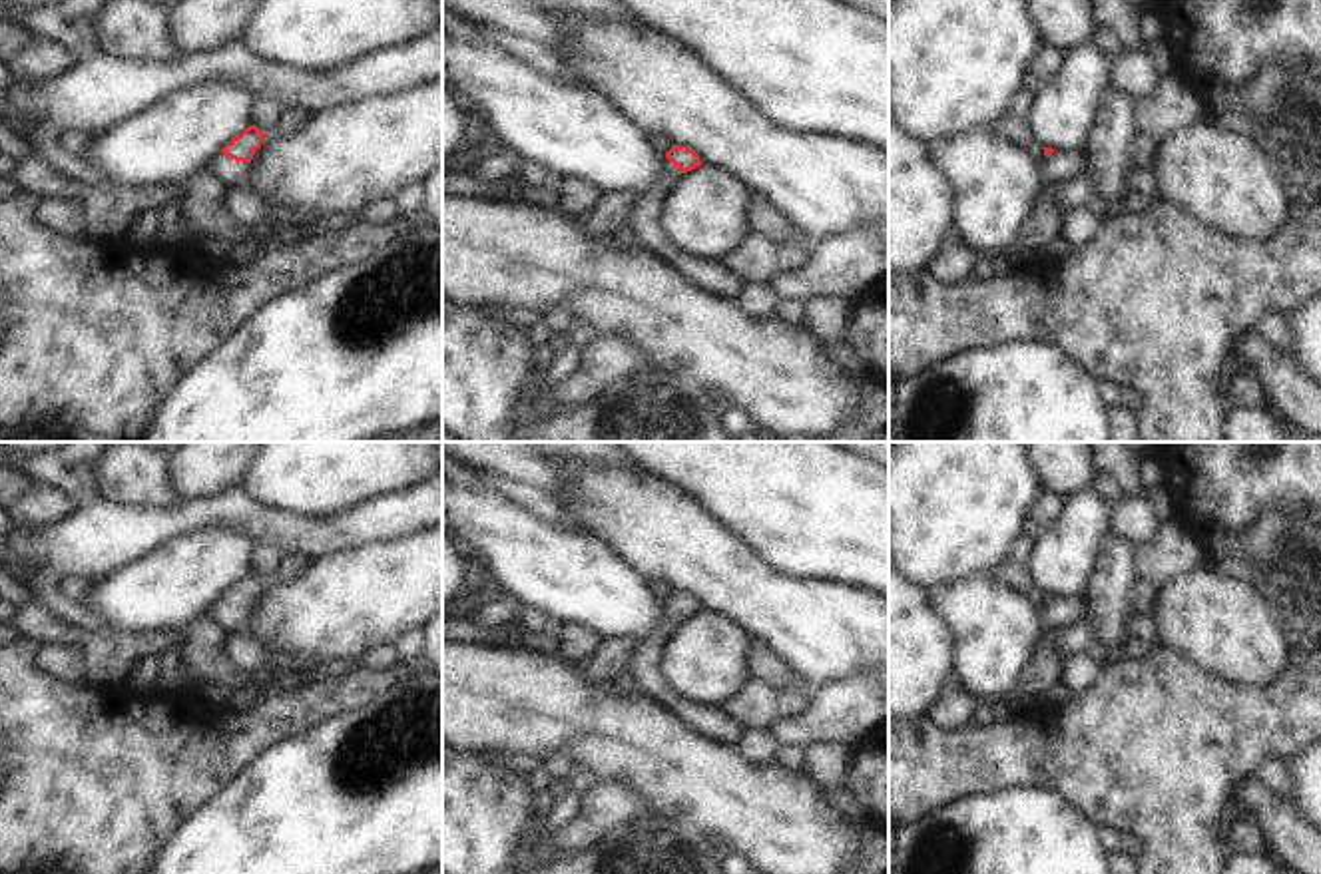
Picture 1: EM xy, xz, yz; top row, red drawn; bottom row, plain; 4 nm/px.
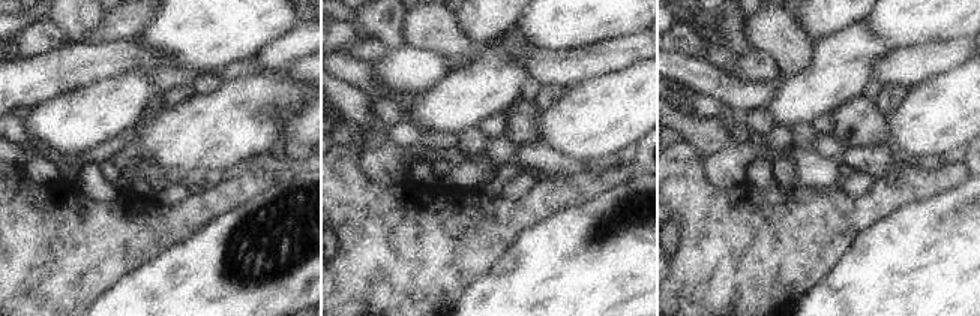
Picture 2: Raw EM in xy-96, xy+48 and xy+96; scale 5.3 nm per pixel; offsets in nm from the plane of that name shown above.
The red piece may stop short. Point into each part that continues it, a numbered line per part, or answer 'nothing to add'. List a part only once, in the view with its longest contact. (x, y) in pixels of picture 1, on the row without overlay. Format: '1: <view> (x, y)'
1: xy (228, 618)

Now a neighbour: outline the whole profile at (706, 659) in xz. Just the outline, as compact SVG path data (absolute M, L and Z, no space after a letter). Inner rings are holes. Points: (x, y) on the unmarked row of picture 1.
M719 615L687 617L661 649L661 675L683 699L721 707L749 679L749 633Z

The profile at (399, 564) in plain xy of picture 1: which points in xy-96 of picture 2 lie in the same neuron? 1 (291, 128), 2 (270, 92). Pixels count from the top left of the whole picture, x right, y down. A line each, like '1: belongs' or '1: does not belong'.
1: does not belong
2: belongs

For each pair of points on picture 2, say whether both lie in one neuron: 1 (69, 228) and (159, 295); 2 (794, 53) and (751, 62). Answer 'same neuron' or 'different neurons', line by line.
1: different neurons
2: different neurons

